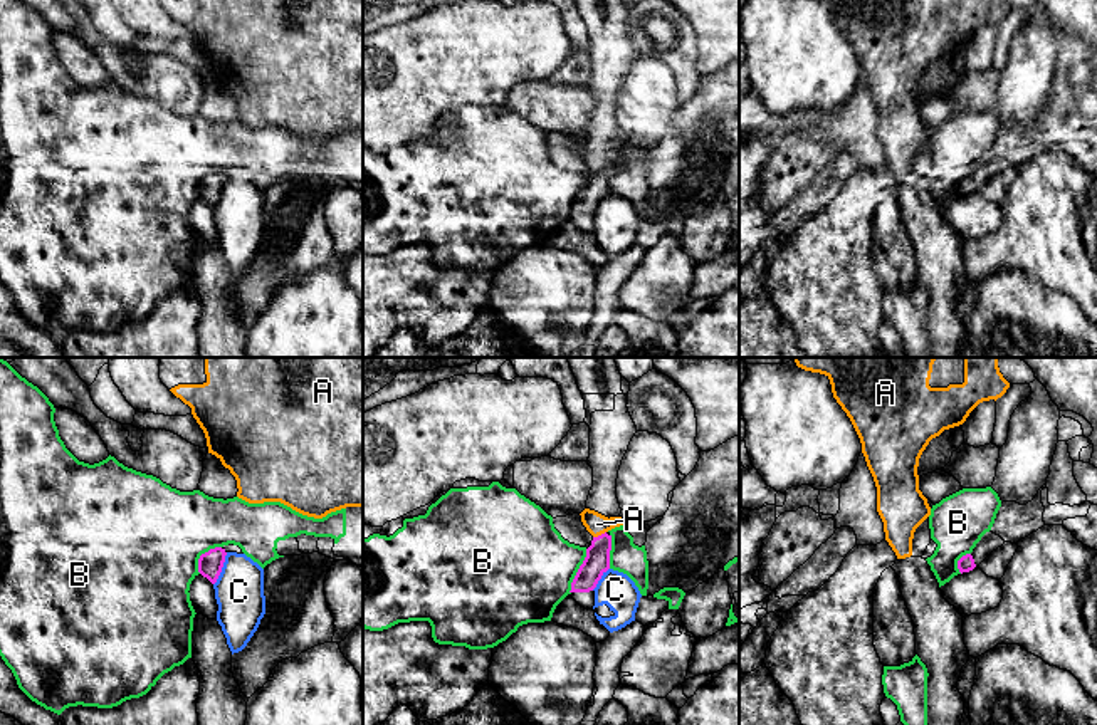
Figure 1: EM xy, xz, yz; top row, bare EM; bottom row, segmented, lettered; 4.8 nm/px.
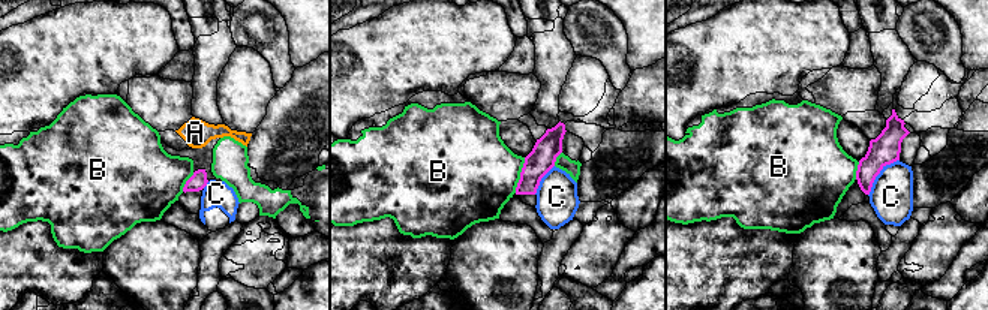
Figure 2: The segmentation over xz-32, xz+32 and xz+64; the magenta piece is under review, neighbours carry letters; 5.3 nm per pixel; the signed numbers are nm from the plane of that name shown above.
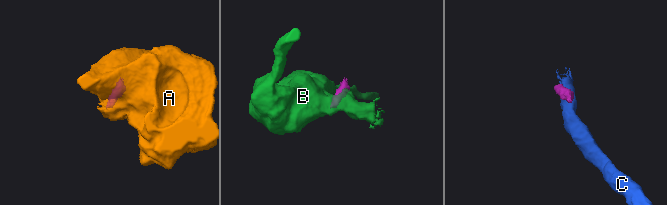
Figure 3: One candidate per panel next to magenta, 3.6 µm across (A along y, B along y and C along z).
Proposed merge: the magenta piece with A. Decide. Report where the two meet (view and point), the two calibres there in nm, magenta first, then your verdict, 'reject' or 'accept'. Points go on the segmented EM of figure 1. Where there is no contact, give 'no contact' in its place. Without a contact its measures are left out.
contact xz (598, 536); calibres 120 and 110 nm; reject

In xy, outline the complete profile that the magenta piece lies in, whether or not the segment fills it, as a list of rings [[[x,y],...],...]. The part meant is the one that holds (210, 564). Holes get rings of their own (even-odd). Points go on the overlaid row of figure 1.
[[[215,547],[215,549],[210,549],[208,552],[202,554],[198,559],[198,572],[203,577],[207,577],[212,584],[215,584],[222,572],[225,555],[227,555],[227,552],[222,547]]]

